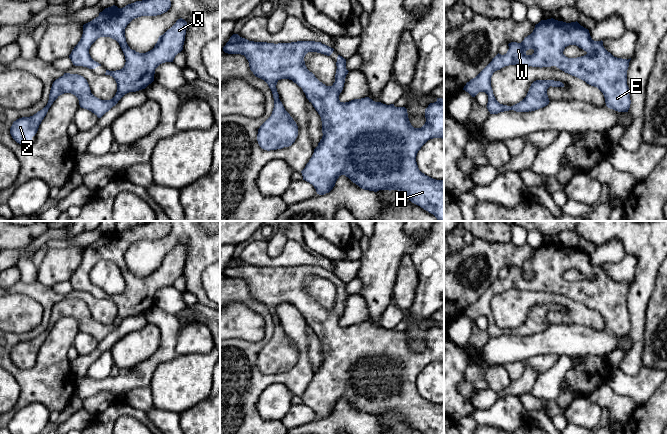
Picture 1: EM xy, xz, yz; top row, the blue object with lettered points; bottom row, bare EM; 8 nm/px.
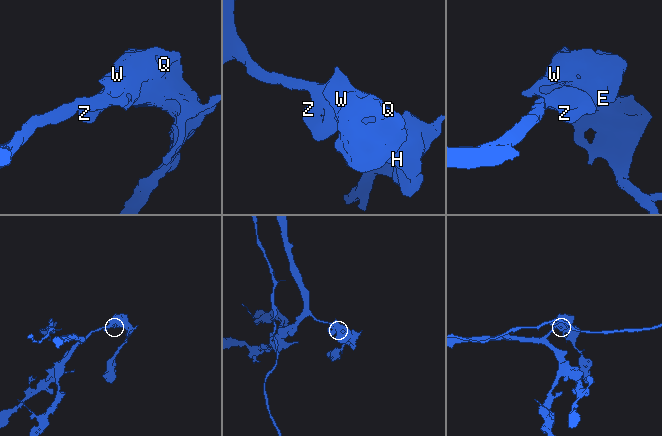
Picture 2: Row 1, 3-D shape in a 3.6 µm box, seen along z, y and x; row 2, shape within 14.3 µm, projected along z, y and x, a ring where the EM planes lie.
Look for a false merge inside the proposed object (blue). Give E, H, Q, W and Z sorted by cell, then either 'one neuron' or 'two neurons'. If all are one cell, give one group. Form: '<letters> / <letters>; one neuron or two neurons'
E H Q W Z; one neuron

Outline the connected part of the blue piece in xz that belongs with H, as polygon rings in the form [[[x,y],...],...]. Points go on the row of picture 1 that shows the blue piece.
[[[233,34],[223,51],[228,54],[241,54],[249,62],[253,74],[264,80],[272,91],[274,108],[271,116],[260,126],[257,134],[259,146],[267,151],[291,146],[298,136],[298,126],[285,110],[277,92],[277,82],[289,79],[302,88],[322,121],[322,139],[314,153],[301,171],[303,180],[316,189],[317,194],[329,193],[341,175],[348,177],[364,190],[398,190],[405,198],[433,214],[438,221],[444,221],[444,180],[433,179],[422,173],[416,156],[421,147],[430,139],[444,139],[444,99],[430,103],[425,109],[426,122],[421,128],[414,128],[405,107],[395,107],[375,102],[369,97],[341,102],[339,95],[343,90],[348,74],[346,59],[338,55],[335,82],[326,86],[310,72],[304,61],[308,52],[330,56],[334,49],[315,41],[291,43],[254,42]]]

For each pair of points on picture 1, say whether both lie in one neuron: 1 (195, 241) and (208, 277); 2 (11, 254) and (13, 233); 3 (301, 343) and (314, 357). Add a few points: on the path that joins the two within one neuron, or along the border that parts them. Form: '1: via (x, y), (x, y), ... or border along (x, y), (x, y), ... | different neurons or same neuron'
1: border along (209, 264), (201, 277), (201, 285), (205, 293) | different neurons
2: border along (34, 240), (25, 247), (10, 249) | different neurons
3: border along (306, 327), (307, 355), (313, 372) | different neurons

